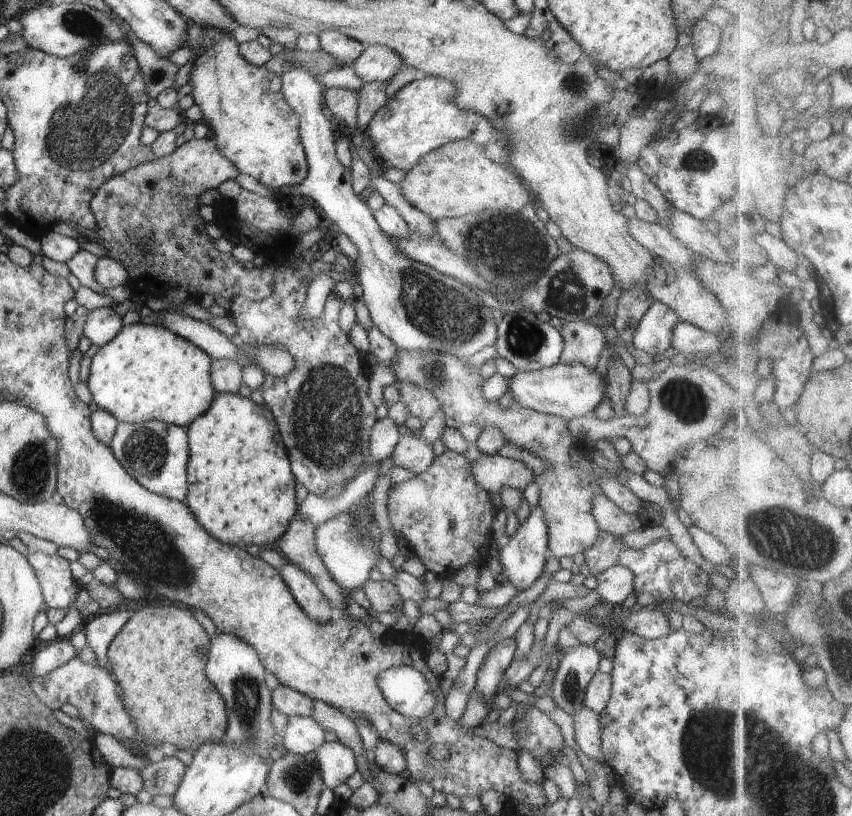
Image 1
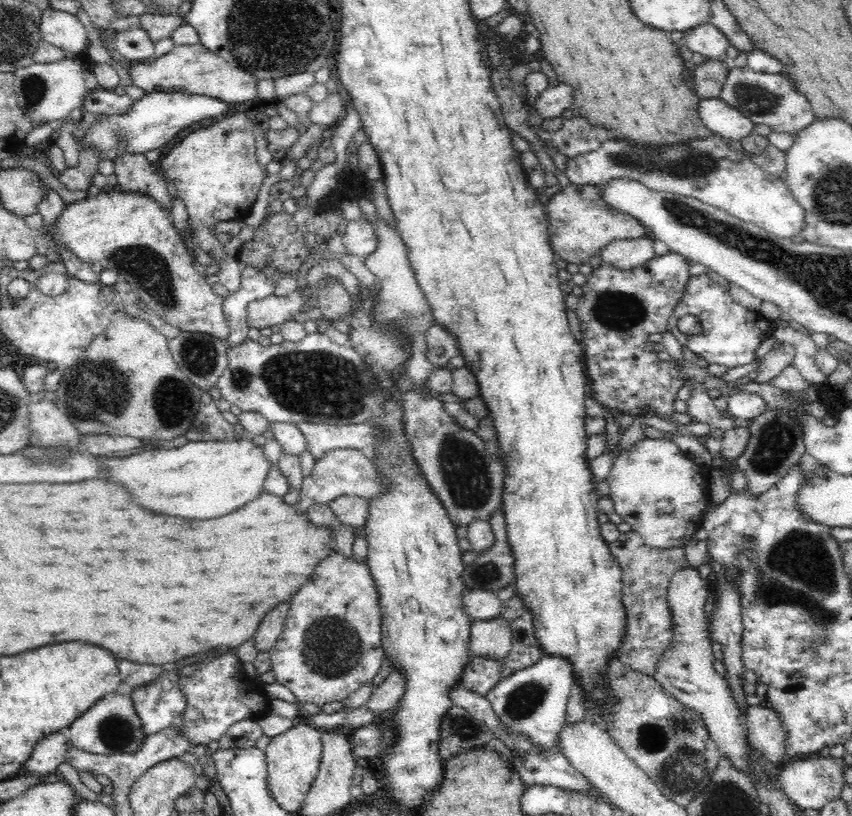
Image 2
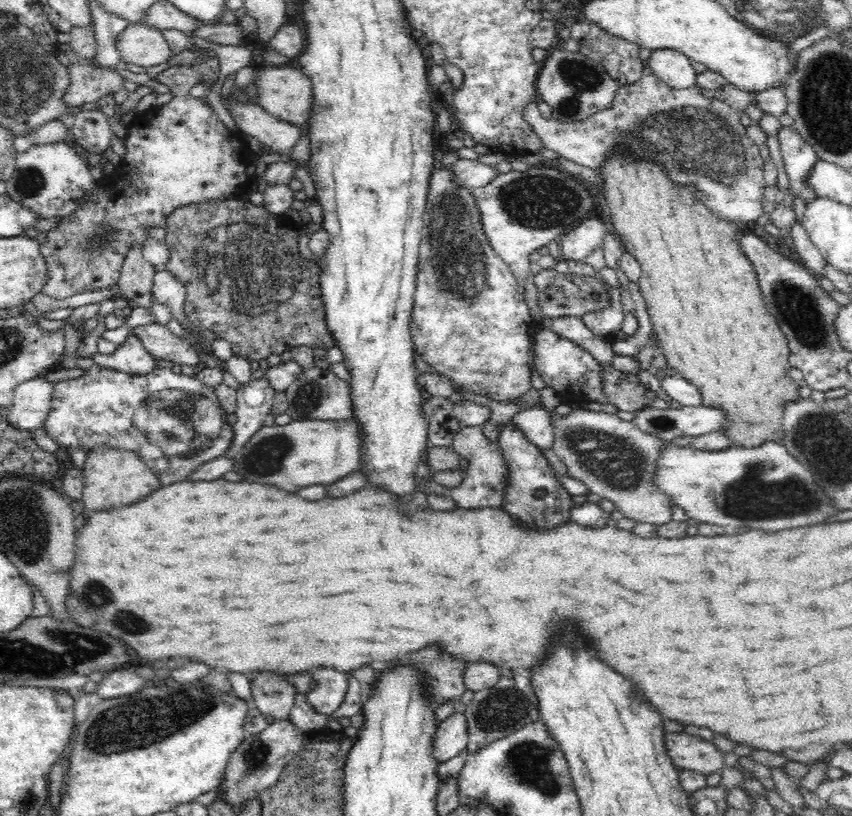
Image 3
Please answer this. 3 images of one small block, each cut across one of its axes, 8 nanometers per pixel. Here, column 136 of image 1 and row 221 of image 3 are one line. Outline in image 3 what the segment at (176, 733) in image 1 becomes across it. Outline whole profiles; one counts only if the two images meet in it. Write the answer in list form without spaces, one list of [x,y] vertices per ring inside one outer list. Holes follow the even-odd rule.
[[[618,150],[618,152],[612,152],[604,166],[601,166],[598,170],[604,185],[601,189],[603,202],[607,206],[608,210],[606,214],[601,218],[608,218],[616,229],[615,233],[621,239],[624,249],[632,254],[634,258],[641,264],[641,277],[638,280],[640,286],[640,296],[642,296],[646,302],[647,312],[653,325],[652,332],[655,333],[659,344],[663,348],[662,354],[665,355],[668,366],[672,369],[676,369],[678,376],[684,377],[689,383],[692,383],[698,392],[702,392],[702,405],[707,407],[720,406],[720,409],[726,411],[728,420],[726,424],[722,426],[722,432],[730,439],[730,444],[736,446],[736,444],[744,444],[744,448],[754,448],[761,445],[767,440],[778,441],[781,443],[781,438],[784,436],[784,429],[781,425],[783,417],[784,405],[790,401],[797,401],[800,398],[798,393],[799,383],[794,382],[788,376],[788,370],[790,370],[789,357],[790,349],[789,342],[785,334],[781,331],[777,320],[767,311],[765,302],[763,299],[762,291],[754,271],[754,265],[752,261],[748,260],[748,257],[744,255],[738,238],[742,235],[739,230],[739,225],[734,222],[725,222],[720,218],[717,218],[709,208],[704,205],[704,201],[698,201],[696,197],[696,187],[688,185],[687,187],[680,187],[678,183],[670,179],[666,167],[657,164],[657,162],[651,162],[651,160],[639,160],[639,158],[633,158],[629,154],[629,150]]]

